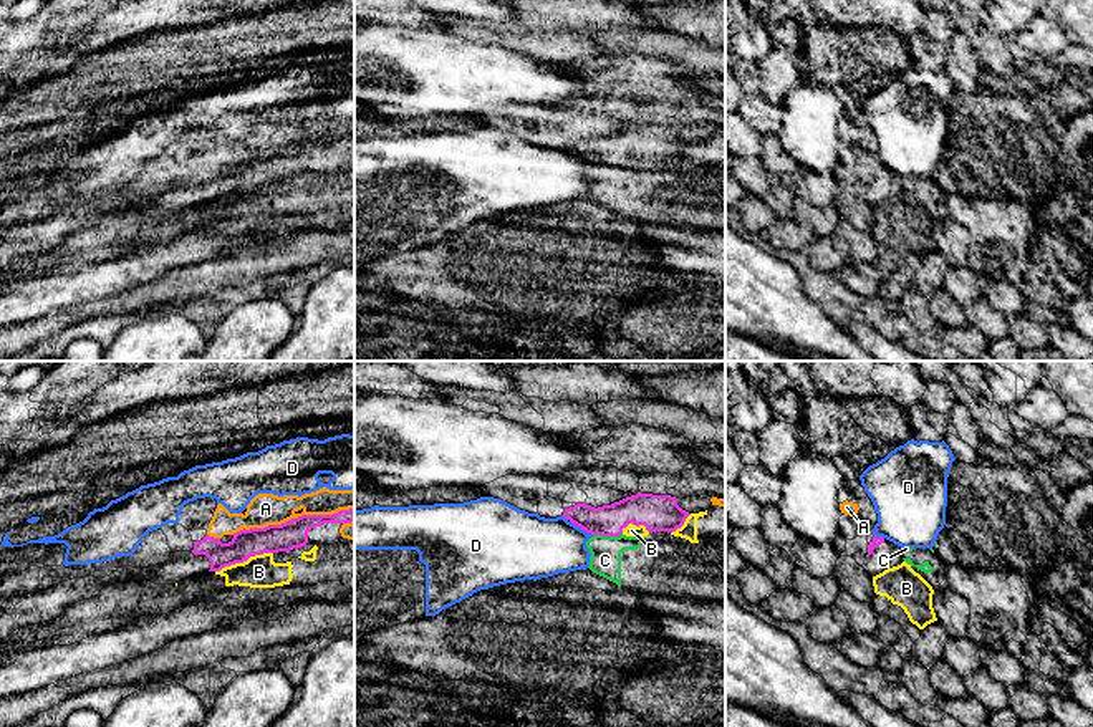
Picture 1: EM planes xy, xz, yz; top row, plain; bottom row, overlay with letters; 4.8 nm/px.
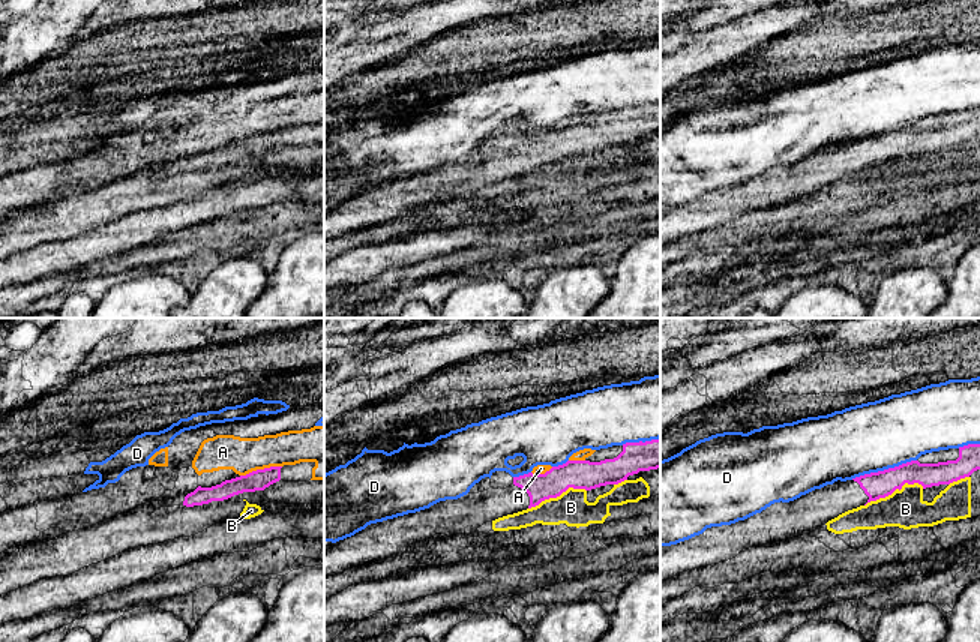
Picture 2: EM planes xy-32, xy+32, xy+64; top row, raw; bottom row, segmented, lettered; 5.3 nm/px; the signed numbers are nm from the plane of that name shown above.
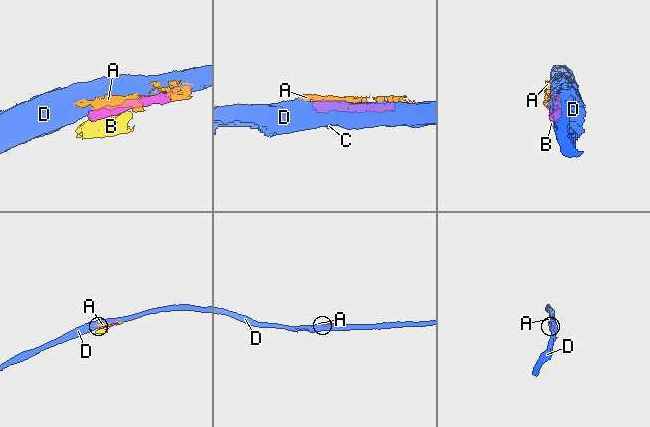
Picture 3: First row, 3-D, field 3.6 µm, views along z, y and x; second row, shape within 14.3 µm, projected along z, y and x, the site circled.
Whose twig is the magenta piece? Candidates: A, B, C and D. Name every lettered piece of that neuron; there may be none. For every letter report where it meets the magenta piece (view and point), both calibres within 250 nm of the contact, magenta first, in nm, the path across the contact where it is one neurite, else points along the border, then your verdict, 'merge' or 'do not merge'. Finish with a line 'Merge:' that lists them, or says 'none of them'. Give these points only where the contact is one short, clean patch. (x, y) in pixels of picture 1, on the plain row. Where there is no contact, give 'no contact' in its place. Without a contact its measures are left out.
A: meets magenta in xy at (292, 148); 140 nm thick on the magenta side, 160 nm on the other; do not merge
B: meets magenta in xy at (244, 189); 140 nm thick on the magenta side, 160 nm on the other; do not merge
C: meets magenta in xz at (606, 164); 160 nm thick on the magenta side, 150 nm on the other; border along xz (621, 161), (618, 164), (593, 164); do not merge
D: meets magenta in xz at (582, 158); 160 nm thick on the magenta side, 300 nm on the other; do not merge
Merge: none of them

